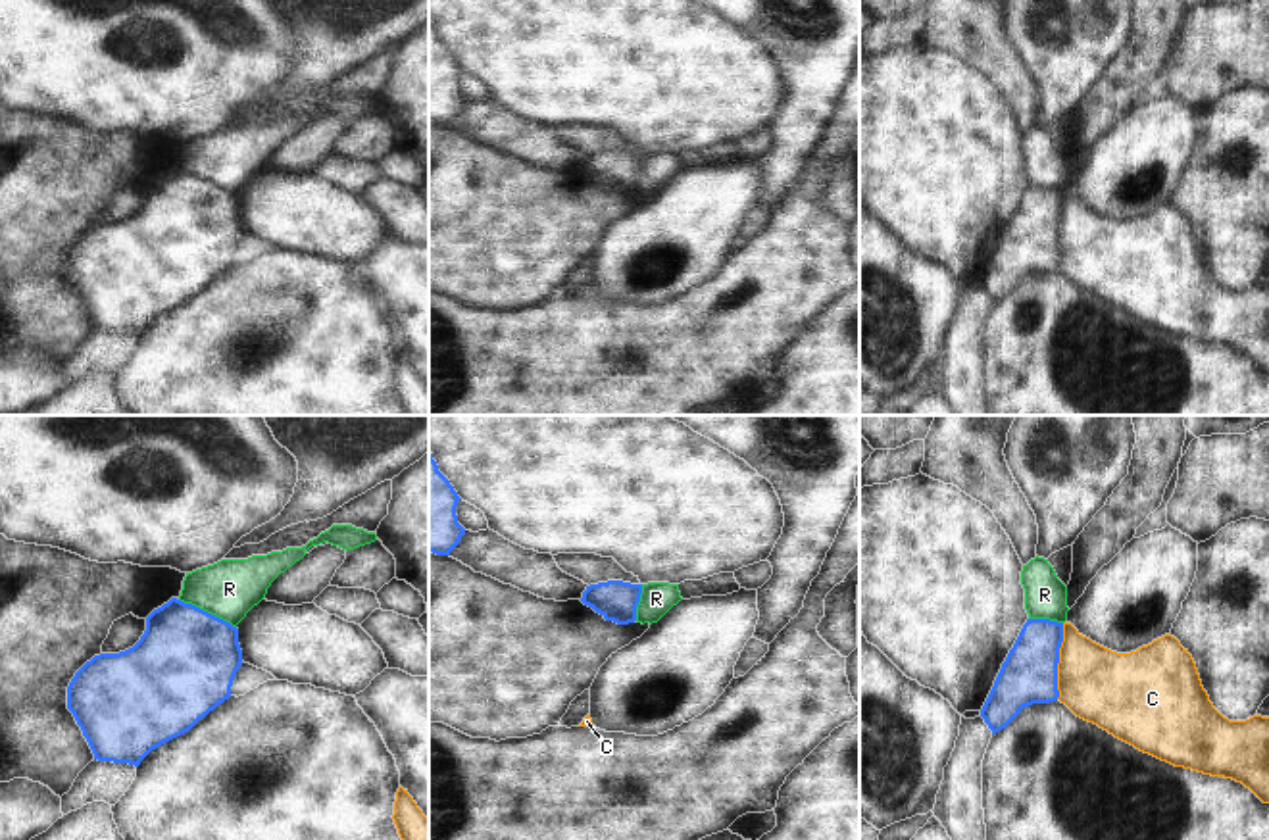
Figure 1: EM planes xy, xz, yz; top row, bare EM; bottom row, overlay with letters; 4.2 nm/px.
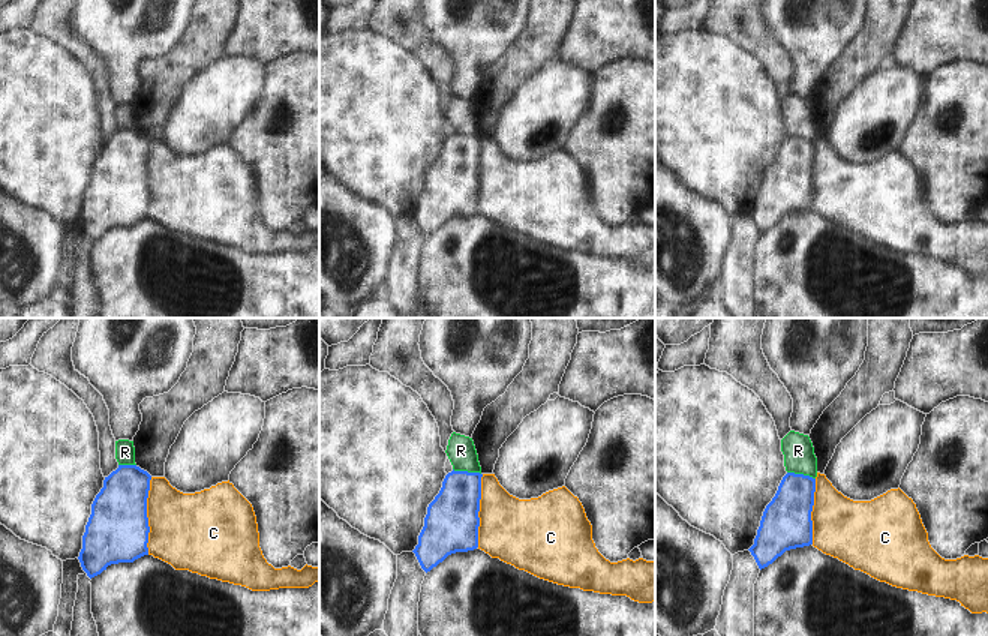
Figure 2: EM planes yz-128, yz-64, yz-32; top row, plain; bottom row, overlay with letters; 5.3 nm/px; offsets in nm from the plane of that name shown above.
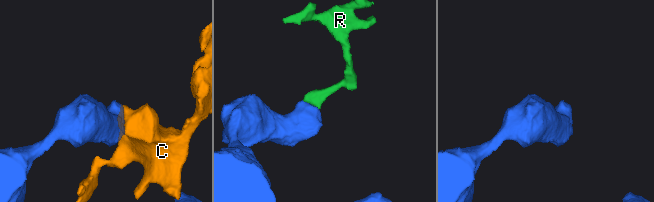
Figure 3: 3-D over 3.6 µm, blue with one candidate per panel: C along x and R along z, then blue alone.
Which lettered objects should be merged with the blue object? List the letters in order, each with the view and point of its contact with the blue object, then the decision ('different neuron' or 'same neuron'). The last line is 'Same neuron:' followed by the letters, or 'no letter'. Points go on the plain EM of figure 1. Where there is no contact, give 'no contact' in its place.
C: yz (1058, 231) | different neuron
R: xy (206, 181) | different neuron
Same neuron: no letter

